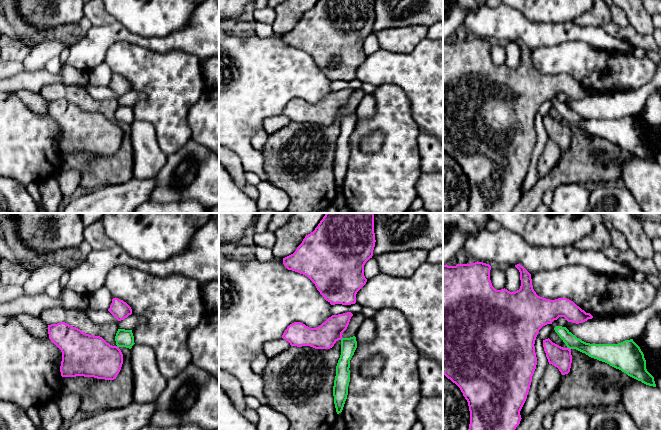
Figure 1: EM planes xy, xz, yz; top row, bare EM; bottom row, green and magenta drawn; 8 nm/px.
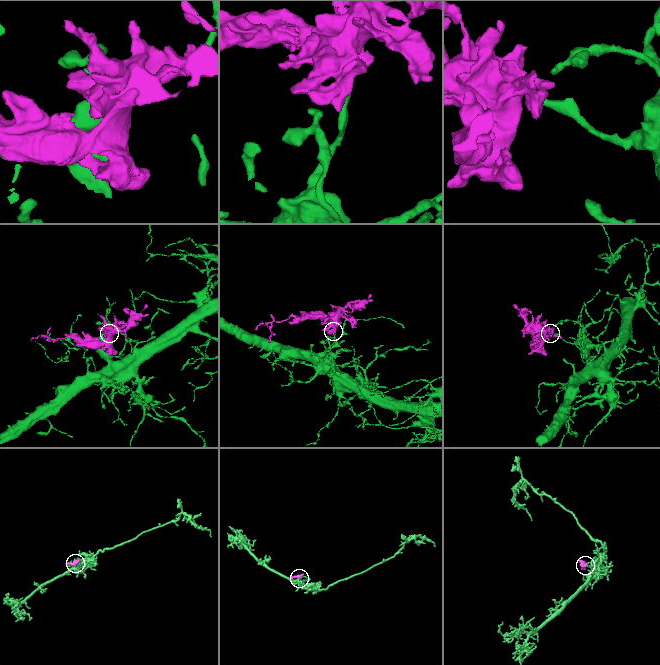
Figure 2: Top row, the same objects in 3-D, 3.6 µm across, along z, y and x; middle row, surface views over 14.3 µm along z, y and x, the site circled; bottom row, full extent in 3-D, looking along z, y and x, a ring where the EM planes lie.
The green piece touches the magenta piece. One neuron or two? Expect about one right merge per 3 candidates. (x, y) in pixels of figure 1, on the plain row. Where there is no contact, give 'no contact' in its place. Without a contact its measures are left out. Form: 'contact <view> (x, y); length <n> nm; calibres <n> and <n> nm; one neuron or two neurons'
contact yz (569, 124); length 40 nm; calibres 130 and 170 nm; one neuron

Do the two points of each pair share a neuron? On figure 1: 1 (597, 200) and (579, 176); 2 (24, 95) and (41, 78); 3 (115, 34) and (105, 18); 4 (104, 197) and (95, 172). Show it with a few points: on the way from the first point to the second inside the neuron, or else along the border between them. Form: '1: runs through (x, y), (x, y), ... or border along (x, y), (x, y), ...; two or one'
1: border along (614, 183), (598, 185); two
2: border along (39, 91), (20, 89), (16, 93); two
3: border along (115, 21), (109, 24), (92, 26); two
4: border along (123, 182), (78, 192); two

